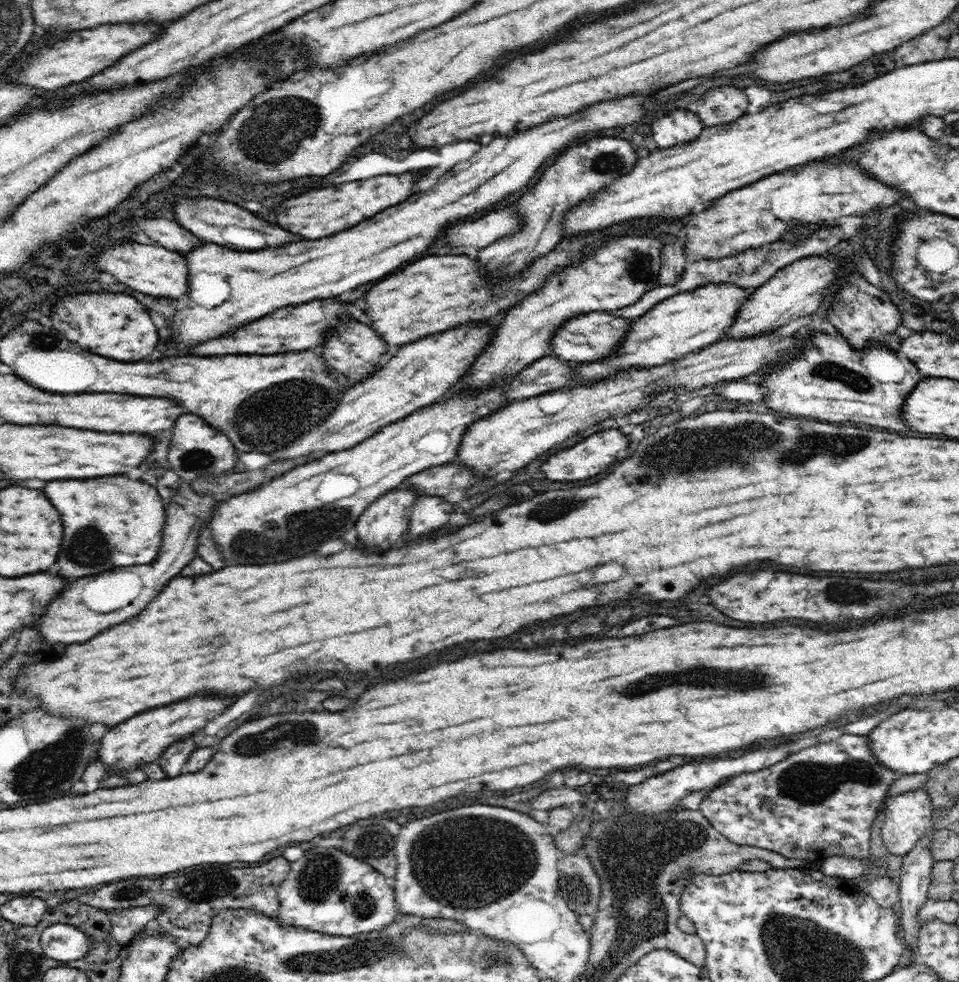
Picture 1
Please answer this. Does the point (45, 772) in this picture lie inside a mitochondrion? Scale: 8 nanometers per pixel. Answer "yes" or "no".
yes

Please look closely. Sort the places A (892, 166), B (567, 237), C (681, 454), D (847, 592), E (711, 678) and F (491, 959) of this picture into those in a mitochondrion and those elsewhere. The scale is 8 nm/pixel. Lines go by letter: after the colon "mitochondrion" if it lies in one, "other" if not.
A: other
B: other
C: mitochondrion
D: mitochondrion
E: mitochondrion
F: mitochondrion

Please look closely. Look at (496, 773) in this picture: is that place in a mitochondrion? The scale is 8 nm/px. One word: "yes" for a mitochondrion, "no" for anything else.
no

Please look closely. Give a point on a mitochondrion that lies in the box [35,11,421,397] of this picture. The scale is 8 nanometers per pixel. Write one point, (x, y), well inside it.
(270, 133)

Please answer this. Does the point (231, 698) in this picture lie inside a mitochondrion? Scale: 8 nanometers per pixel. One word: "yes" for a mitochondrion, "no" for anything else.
no

